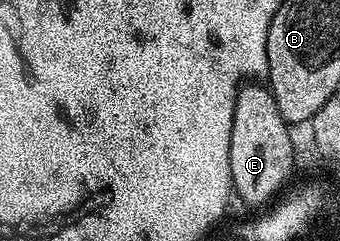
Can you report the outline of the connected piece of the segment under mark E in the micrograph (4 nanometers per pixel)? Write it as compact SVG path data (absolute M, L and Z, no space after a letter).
M250 81L238 88L232 113L232 141L228 145L233 194L237 198L239 195L244 202L251 203L254 207L261 203L269 204L294 171L294 139L290 136L291 128L280 113L269 86L262 84L261 87L260 84L258 81Z

